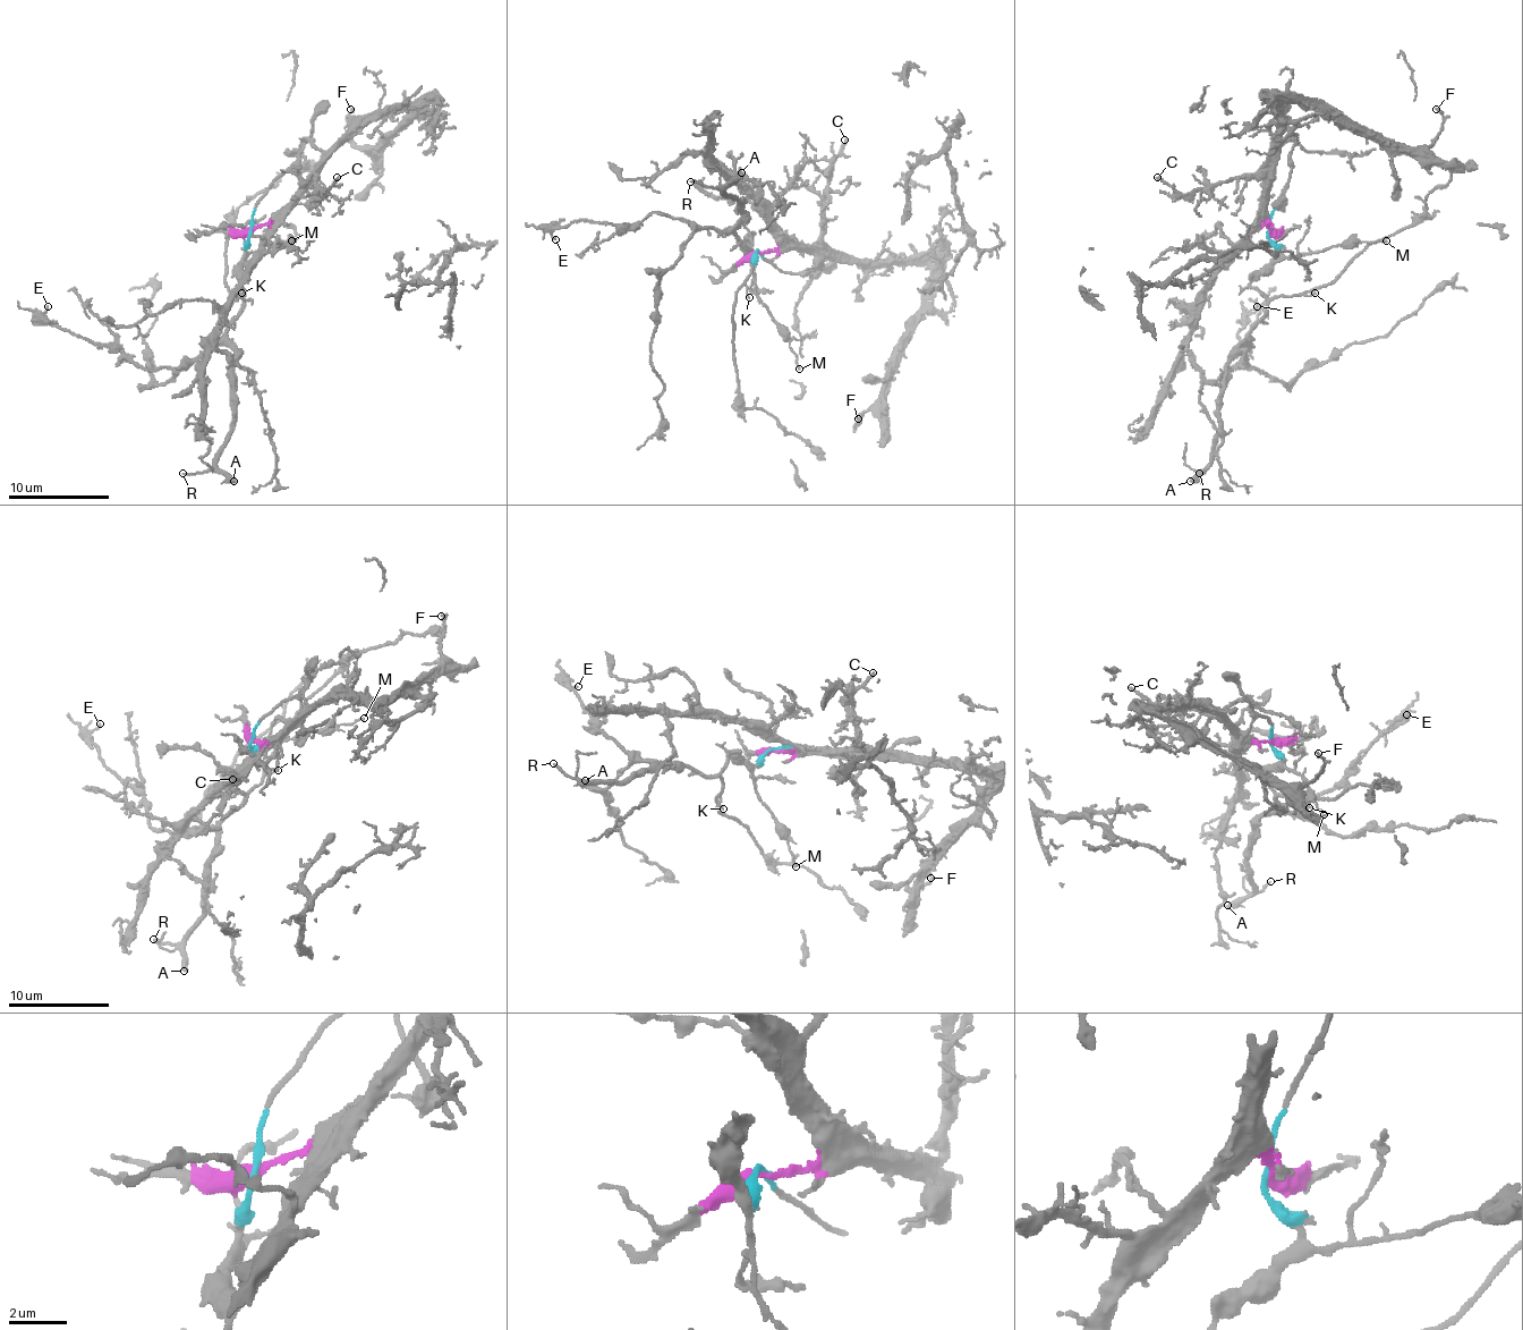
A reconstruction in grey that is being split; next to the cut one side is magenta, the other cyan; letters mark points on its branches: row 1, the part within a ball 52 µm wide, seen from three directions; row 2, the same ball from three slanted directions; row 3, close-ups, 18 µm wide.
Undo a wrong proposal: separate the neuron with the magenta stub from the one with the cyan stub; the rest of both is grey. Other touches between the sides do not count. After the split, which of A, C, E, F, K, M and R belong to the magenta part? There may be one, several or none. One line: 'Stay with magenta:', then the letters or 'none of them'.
Stay with magenta: C, F

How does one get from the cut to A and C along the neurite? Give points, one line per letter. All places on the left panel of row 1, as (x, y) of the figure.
A: (249, 229), (241, 313), (227, 330), (235, 361), (232, 433), (217, 464), (235, 481)
C: (249, 229), (267, 225), (307, 179), (313, 179), (325, 194), (338, 177)

